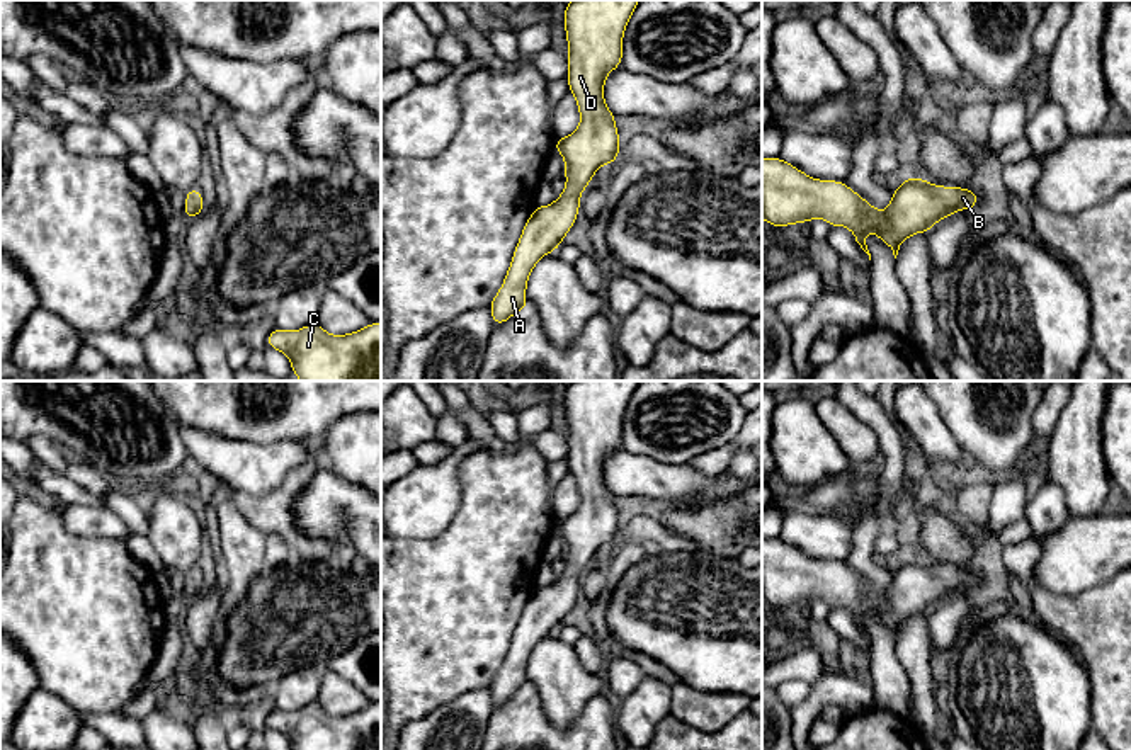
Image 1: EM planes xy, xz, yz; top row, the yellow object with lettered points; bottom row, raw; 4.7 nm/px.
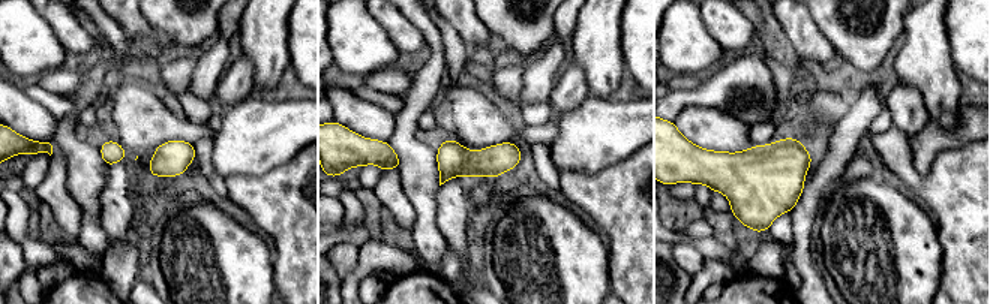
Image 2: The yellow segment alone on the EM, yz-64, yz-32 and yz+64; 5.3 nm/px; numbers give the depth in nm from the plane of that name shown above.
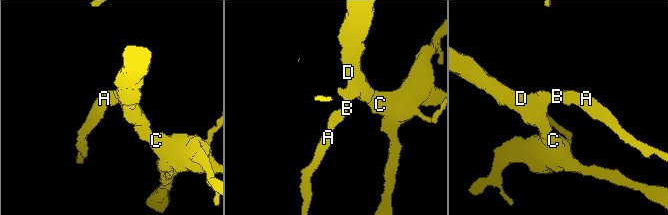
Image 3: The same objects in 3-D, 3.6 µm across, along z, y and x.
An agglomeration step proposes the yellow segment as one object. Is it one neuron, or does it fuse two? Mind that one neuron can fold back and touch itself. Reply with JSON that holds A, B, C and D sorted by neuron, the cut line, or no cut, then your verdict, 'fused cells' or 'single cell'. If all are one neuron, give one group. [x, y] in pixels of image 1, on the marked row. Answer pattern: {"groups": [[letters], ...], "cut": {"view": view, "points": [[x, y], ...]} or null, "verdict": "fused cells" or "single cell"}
{"groups": [["A", "B", "C", "D"]], "cut": null, "verdict": "single cell"}

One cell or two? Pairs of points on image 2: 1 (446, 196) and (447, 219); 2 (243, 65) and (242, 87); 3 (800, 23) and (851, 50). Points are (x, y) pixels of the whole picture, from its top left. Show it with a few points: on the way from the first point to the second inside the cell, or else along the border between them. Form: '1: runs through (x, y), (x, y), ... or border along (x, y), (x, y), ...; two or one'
1: runs through (447, 202), (447, 213); one
2: runs through (242, 71), (242, 81); one
3: border along (810, 15), (833, 47), (840, 65); two

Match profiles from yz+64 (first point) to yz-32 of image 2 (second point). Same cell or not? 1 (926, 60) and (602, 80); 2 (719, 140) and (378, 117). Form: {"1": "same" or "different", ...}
{"1": "same", "2": "same"}

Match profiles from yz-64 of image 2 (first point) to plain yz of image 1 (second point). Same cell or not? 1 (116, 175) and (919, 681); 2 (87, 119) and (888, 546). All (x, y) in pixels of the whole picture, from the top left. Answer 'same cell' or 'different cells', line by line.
1: same cell
2: same cell

